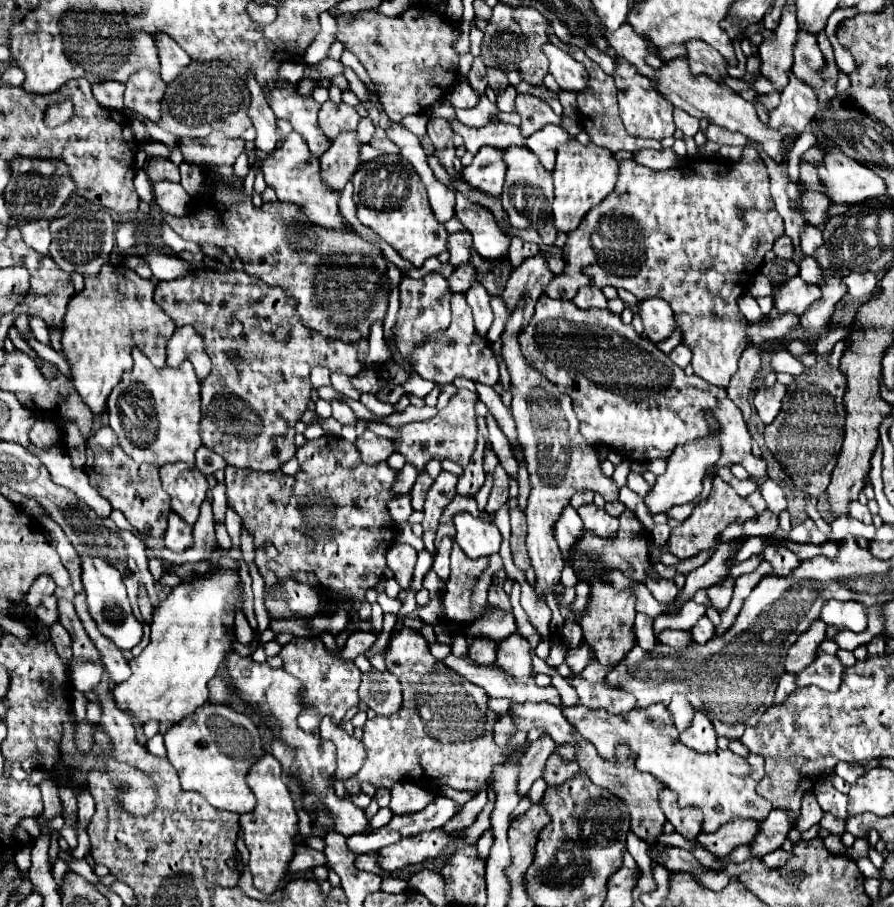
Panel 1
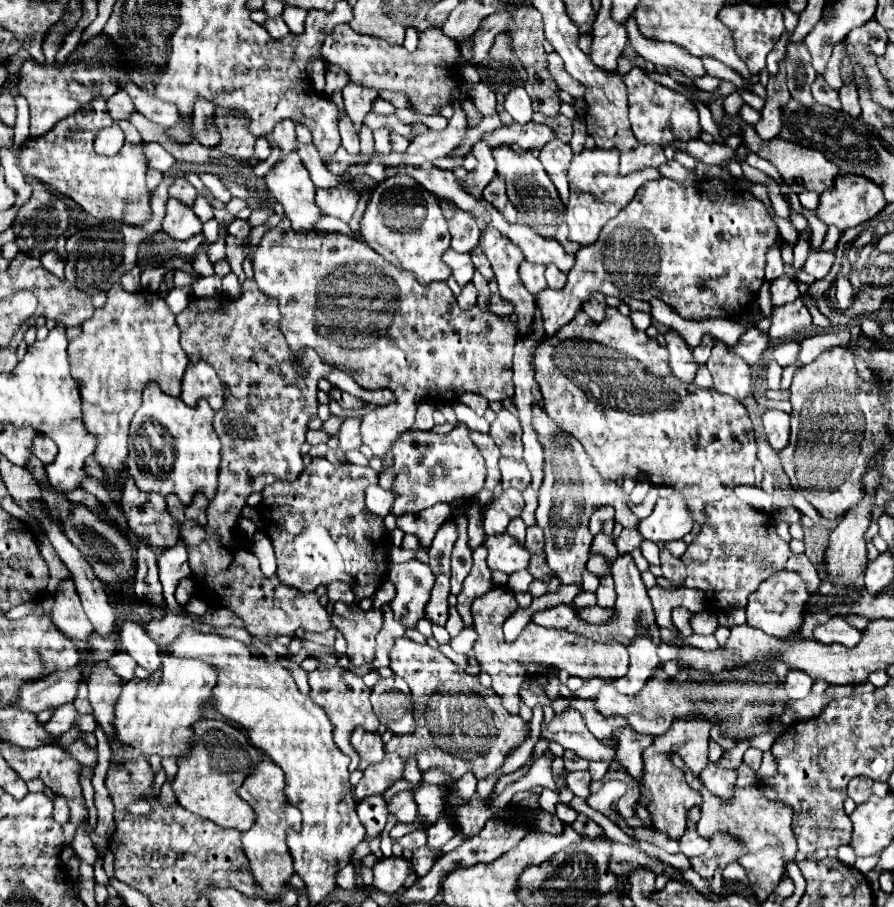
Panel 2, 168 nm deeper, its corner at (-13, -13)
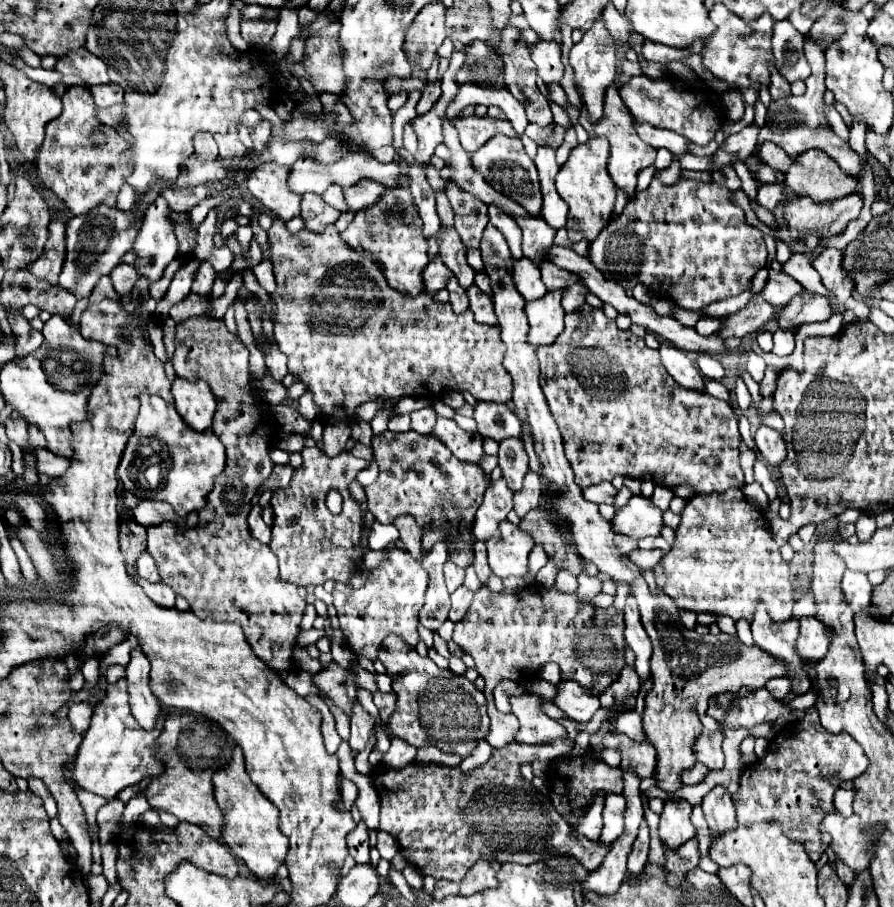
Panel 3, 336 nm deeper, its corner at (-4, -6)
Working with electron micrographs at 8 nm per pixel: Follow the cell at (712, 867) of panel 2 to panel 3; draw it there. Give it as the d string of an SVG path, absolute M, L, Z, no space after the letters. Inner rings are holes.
M695 838L687 841L677 848L677 851L665 849L667 855L667 881L673 883L673 887L679 887L687 873L698 867L701 854Z

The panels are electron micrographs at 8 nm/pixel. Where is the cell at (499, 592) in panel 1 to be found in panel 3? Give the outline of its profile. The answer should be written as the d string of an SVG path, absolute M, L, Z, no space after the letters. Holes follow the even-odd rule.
M627 597L625 605L625 641L635 653L635 669L643 679L649 677L649 659L651 659L651 639L645 633L645 627L641 623L641 615L635 603L635 597Z

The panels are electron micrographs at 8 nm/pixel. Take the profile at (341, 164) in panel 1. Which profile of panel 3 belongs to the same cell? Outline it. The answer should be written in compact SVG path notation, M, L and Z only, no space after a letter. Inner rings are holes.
M305 193L301 199L301 217L307 221L309 231L323 231L329 223L335 223L339 215L341 211L327 205L323 197L315 193Z

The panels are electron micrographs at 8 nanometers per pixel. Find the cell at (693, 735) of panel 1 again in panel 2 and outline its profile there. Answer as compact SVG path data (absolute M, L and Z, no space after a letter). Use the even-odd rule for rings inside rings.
M708 762L700 774L700 780L710 790L710 794L718 796L724 802L732 800L732 792L736 788L736 770L722 770L714 762Z

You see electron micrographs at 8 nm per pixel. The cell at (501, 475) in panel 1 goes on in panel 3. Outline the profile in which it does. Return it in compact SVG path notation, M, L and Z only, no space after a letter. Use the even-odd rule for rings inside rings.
M503 479L493 481L483 495L481 507L477 509L471 527L473 535L477 539L489 539L499 535L499 523L507 517L511 509L513 509L513 491L503 483Z

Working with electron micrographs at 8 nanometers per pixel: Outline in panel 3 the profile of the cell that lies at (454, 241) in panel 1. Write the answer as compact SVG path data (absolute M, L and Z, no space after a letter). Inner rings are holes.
M435 255L435 259L425 269L425 291L443 289L451 277L453 277L451 269L445 267L445 263L441 261L441 255Z

